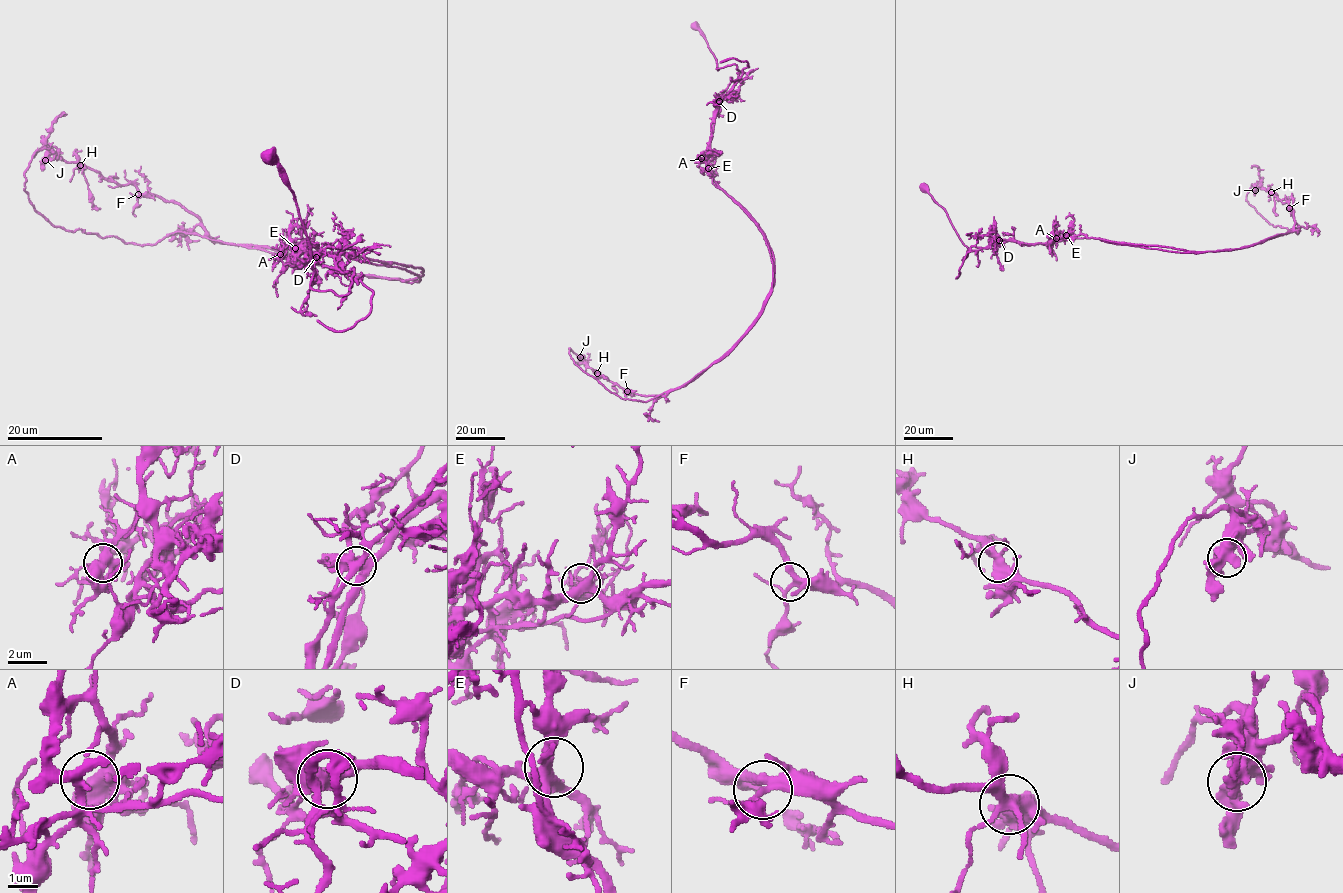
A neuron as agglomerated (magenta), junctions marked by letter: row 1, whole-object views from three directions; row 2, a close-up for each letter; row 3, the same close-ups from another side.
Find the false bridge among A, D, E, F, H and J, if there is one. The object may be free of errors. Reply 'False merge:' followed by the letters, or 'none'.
False merge: D

